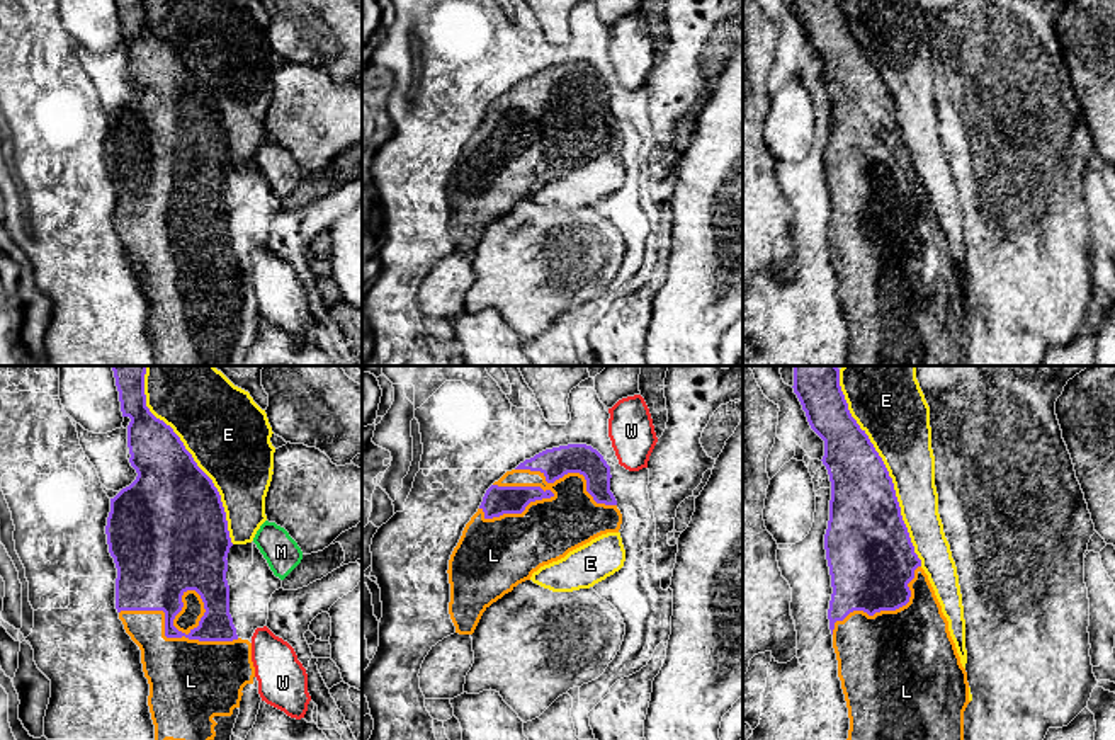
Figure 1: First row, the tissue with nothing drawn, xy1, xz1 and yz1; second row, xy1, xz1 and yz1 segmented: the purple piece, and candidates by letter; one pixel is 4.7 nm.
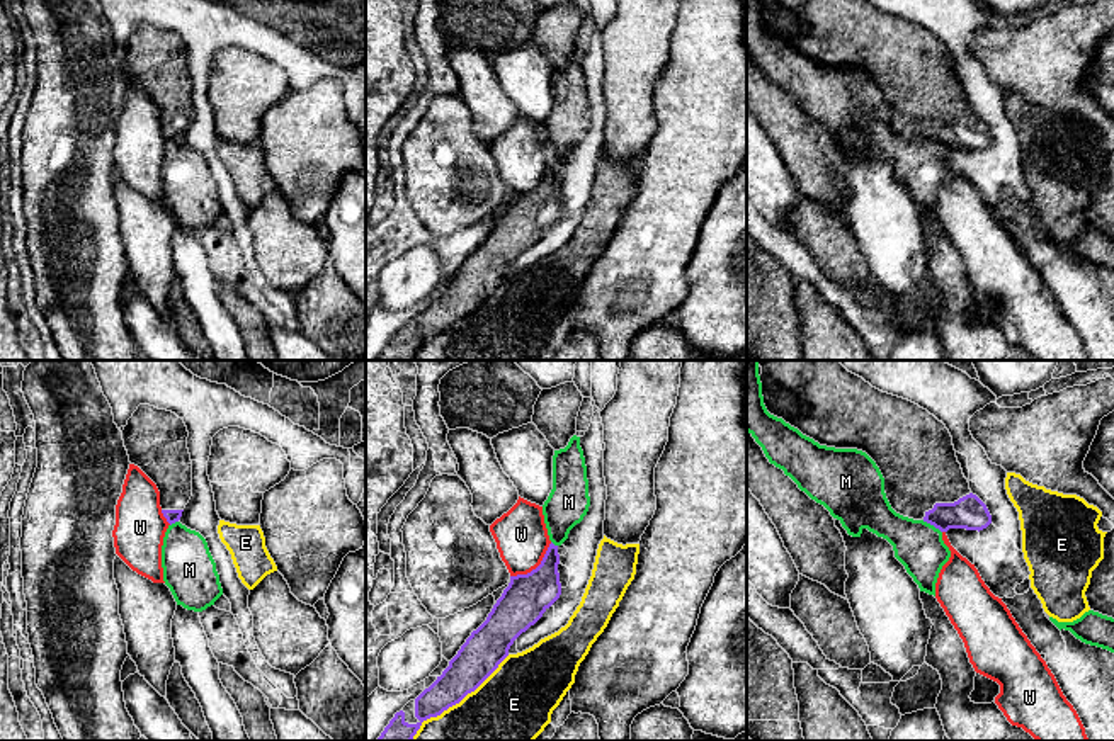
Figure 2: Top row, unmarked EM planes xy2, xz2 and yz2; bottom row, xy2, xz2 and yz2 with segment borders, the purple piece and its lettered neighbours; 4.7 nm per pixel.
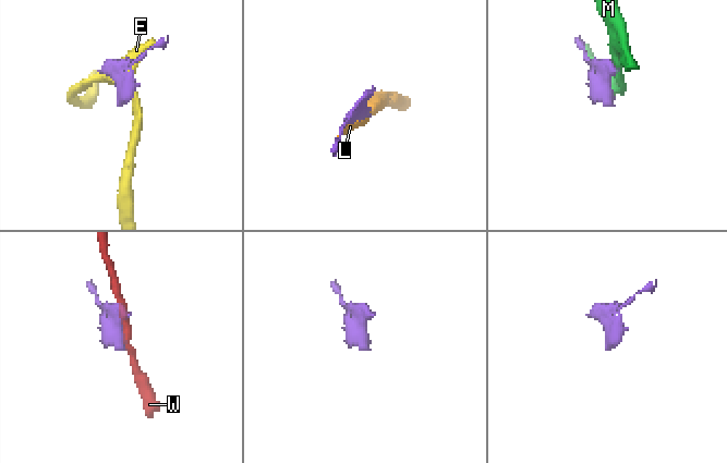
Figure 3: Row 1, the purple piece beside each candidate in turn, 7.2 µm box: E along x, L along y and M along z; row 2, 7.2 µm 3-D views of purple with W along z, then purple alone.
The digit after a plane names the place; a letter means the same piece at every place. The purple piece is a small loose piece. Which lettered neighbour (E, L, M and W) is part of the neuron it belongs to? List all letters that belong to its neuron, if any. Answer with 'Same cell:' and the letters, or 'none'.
Same cell: L

